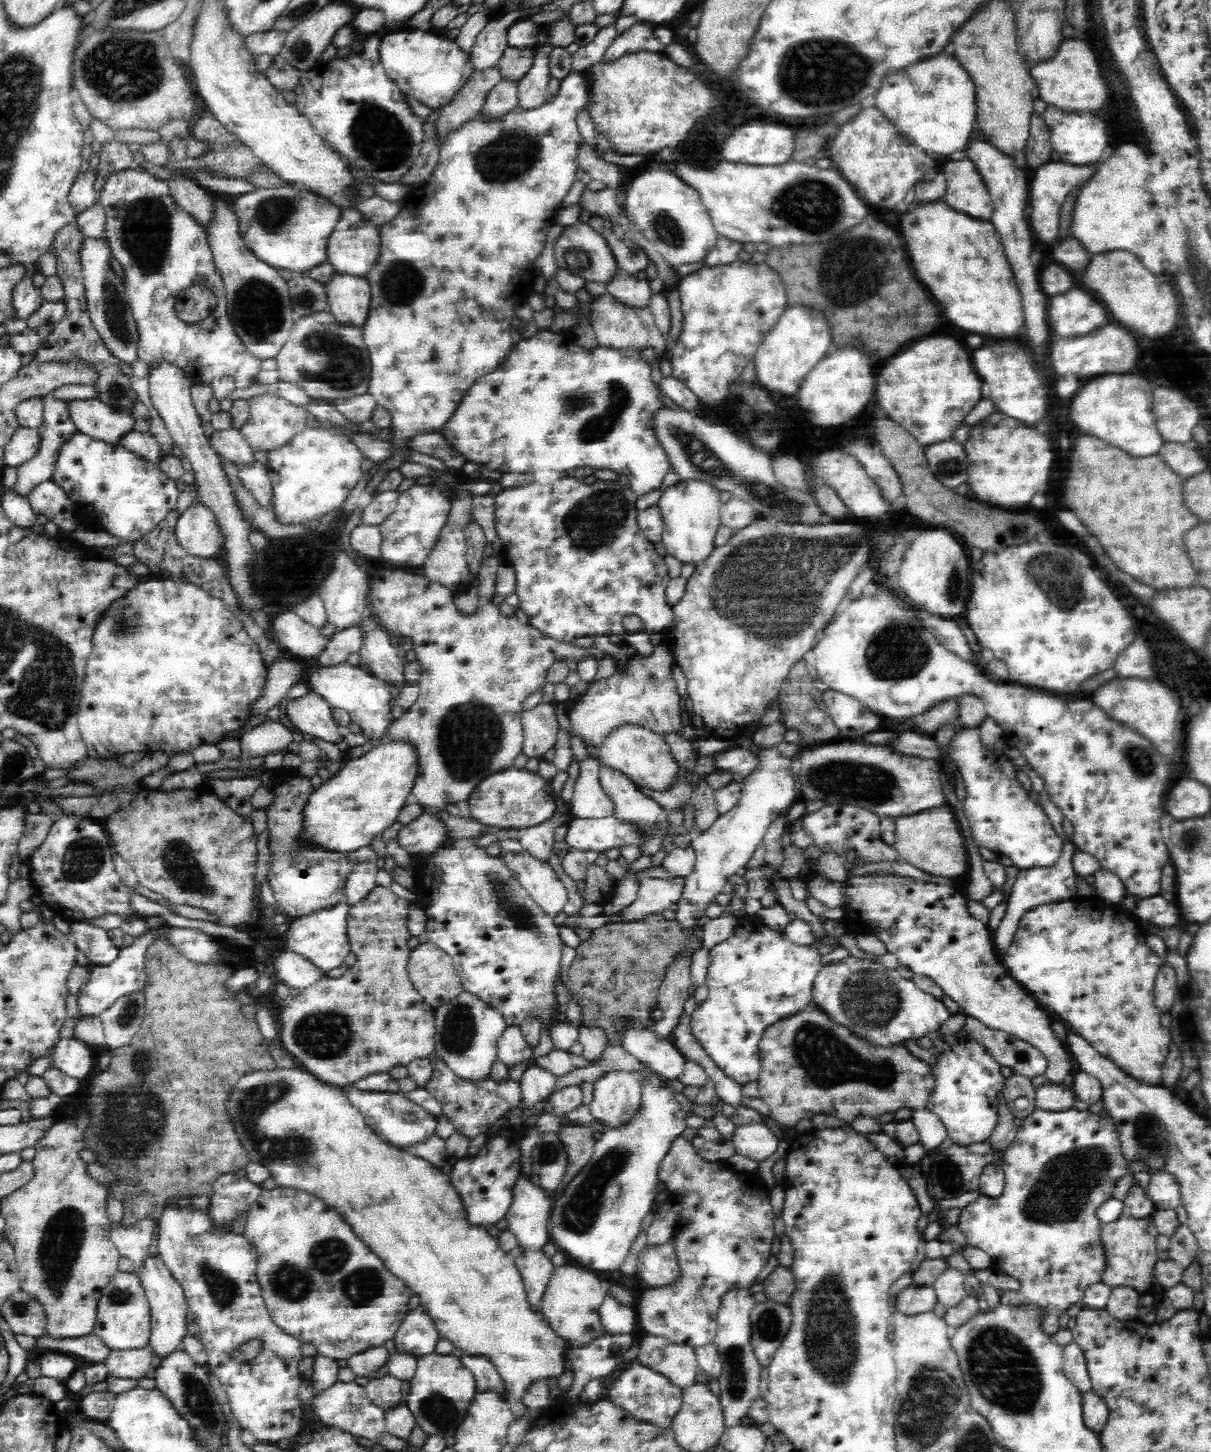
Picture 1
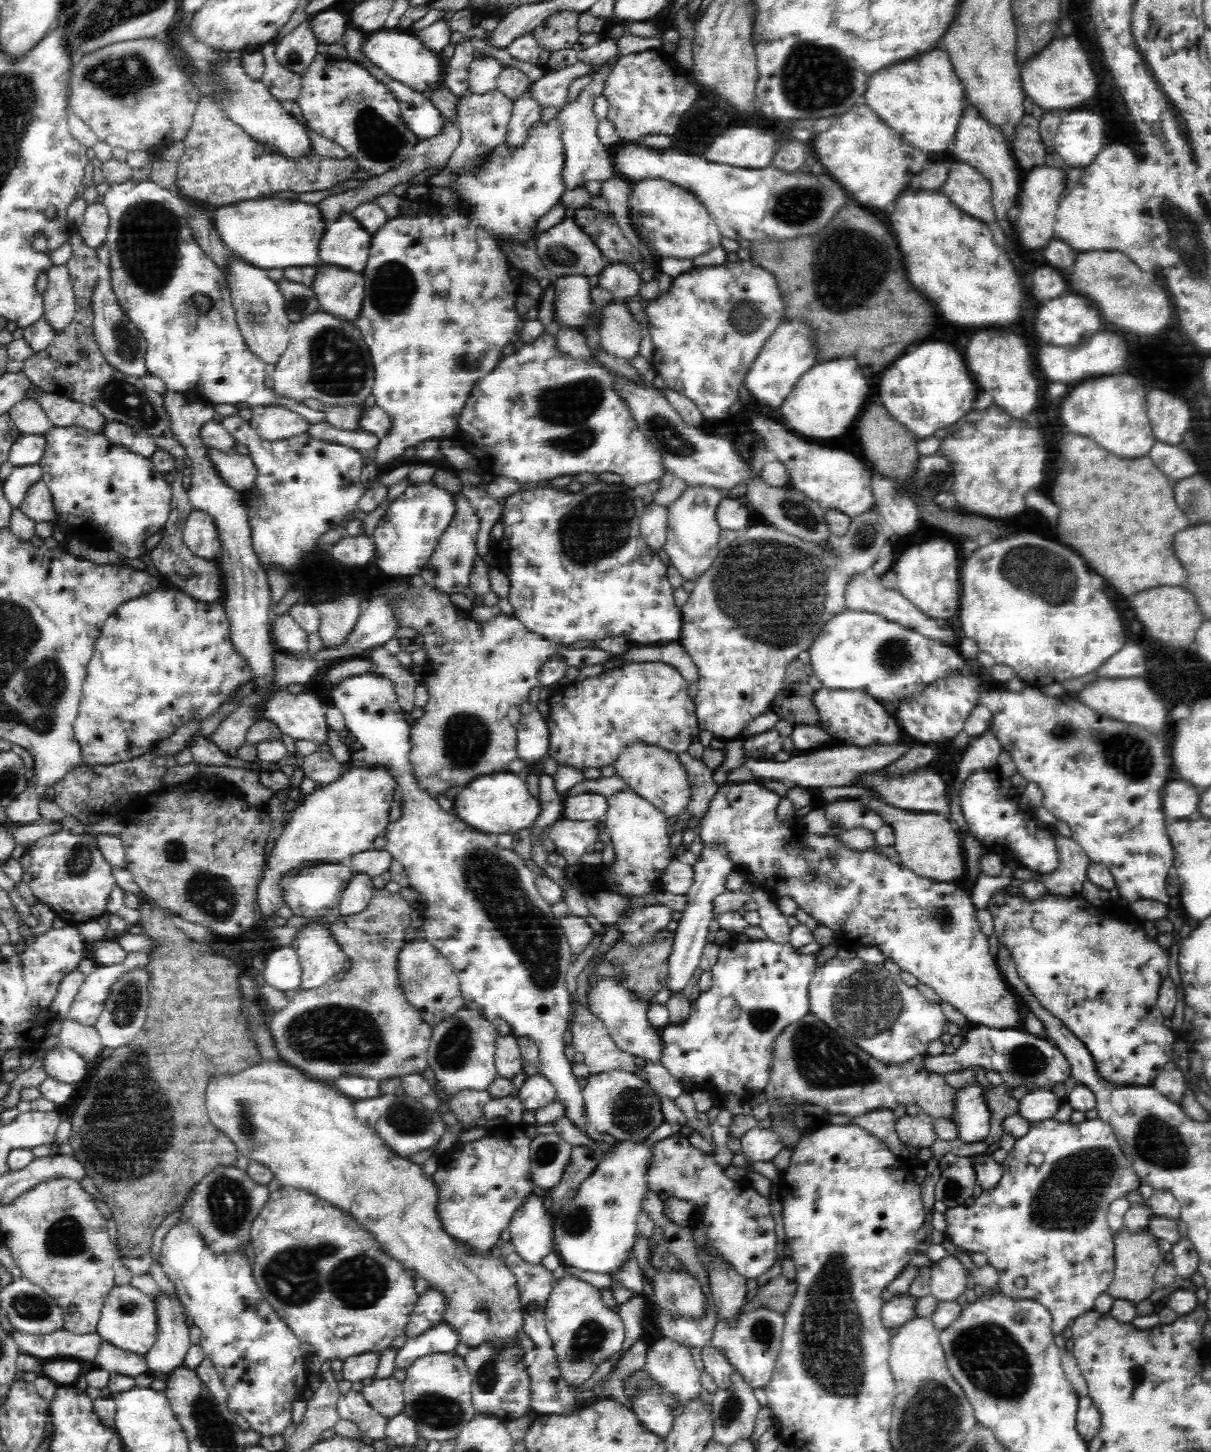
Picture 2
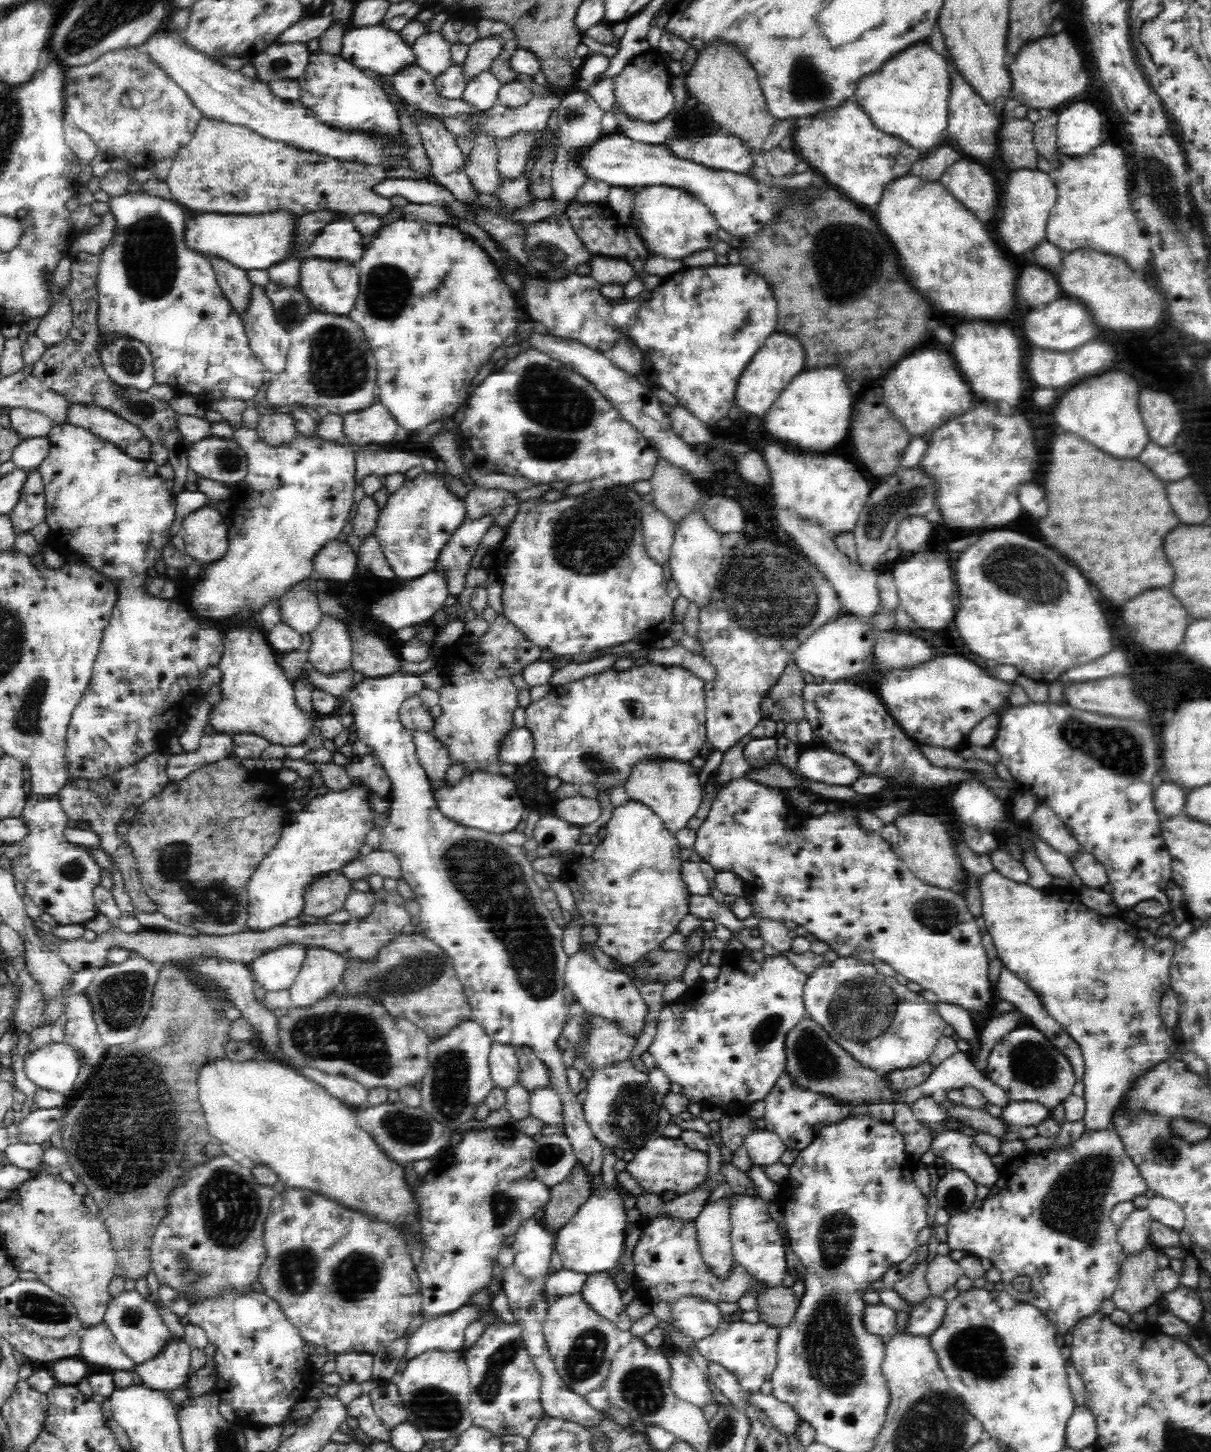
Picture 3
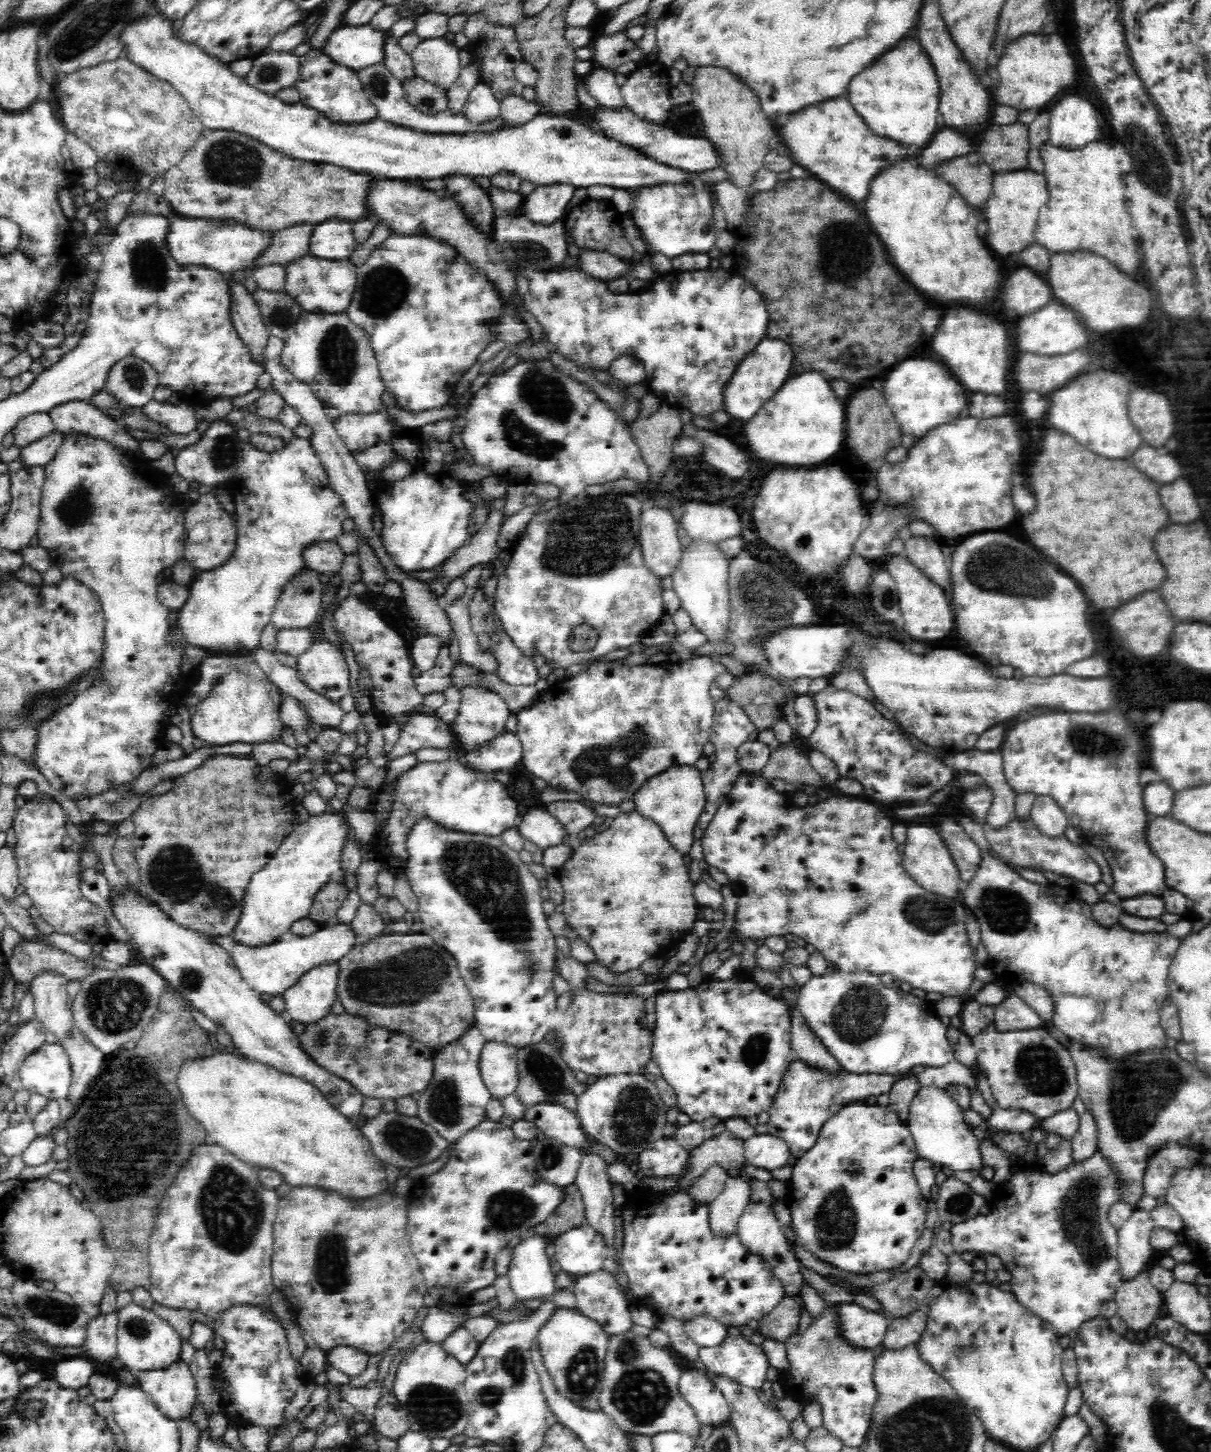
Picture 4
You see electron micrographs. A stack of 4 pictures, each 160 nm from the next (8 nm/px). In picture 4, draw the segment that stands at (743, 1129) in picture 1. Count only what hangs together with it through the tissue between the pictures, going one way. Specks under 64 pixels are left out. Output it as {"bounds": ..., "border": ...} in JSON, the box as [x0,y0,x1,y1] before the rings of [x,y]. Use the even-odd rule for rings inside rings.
{"bounds":[743,1133,791,1172],"border":[[[769,1133],[755,1134],[746,1139],[743,1153],[745,1163],[770,1172],[786,1166],[791,1156],[788,1145]]]}

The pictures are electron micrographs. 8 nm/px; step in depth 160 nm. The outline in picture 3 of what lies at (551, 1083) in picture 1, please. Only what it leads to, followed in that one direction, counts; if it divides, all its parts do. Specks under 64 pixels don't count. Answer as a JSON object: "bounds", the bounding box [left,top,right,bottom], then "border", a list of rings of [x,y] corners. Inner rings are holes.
{"bounds":[530,1087,564,1133],"border":[[[540,1087],[539,1089],[533,1090],[530,1093],[530,1115],[536,1119],[540,1119],[544,1126],[560,1126],[563,1128],[564,1133],[564,1115],[563,1115],[563,1104],[560,1095],[551,1087]]]}

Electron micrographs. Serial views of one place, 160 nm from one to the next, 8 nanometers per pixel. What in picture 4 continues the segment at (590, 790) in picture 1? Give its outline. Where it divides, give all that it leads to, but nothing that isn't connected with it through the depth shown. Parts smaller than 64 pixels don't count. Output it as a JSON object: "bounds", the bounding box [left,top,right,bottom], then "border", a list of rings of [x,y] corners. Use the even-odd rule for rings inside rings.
{"bounds":[544,801,597,835],"border":[[[578,801],[551,802],[544,804],[544,809],[562,823],[565,834],[577,835],[578,832],[582,832],[587,826],[590,826],[597,817],[592,809]]]}

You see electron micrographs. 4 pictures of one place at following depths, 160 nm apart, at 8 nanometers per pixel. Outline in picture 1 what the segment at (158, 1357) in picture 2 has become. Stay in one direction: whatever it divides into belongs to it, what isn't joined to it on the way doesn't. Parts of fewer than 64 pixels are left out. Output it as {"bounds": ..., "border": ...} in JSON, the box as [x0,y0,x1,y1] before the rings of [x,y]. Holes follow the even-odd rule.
{"bounds":[137,1255,189,1359],"border":[[[156,1255],[148,1257],[145,1263],[137,1270],[141,1285],[146,1291],[146,1296],[151,1308],[151,1336],[149,1348],[156,1357],[164,1359],[173,1351],[183,1350],[184,1338],[188,1336],[186,1312],[189,1306],[186,1302],[180,1283],[172,1278],[172,1273],[164,1266],[163,1259]]]}

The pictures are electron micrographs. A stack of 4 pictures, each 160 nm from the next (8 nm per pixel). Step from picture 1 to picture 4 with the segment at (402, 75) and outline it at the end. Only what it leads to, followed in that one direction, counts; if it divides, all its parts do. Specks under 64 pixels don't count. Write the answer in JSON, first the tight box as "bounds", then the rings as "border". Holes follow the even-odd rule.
{"bounds":[320,25,386,70],"border":[[[342,25],[324,39],[326,42],[320,50],[340,66],[358,70],[384,60],[386,35],[370,25]]]}

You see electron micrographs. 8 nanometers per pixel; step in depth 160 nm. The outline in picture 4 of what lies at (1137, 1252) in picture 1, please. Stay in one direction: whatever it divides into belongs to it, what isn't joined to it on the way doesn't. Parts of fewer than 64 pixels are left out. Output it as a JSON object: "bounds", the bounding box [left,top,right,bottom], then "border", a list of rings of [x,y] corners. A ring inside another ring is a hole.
{"bounds":[1112,1268,1163,1333],"border":[[[1145,1268],[1136,1278],[1124,1280],[1112,1298],[1118,1305],[1117,1315],[1135,1333],[1146,1333],[1158,1320],[1163,1306],[1163,1292],[1152,1286],[1149,1269]]]}

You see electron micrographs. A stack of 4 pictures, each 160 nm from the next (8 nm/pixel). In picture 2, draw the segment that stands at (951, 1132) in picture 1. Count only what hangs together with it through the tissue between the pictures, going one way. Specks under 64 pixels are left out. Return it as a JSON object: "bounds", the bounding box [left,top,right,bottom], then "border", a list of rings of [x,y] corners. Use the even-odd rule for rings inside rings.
{"bounds":[953,1083,991,1144],"border":[[[970,1083],[968,1087],[962,1087],[960,1090],[954,1090],[954,1112],[953,1112],[953,1122],[957,1126],[958,1138],[966,1144],[972,1144],[972,1142],[982,1142],[988,1138],[990,1132],[990,1122],[991,1114],[988,1113],[986,1095],[983,1094],[983,1088],[976,1086],[975,1083]]]}

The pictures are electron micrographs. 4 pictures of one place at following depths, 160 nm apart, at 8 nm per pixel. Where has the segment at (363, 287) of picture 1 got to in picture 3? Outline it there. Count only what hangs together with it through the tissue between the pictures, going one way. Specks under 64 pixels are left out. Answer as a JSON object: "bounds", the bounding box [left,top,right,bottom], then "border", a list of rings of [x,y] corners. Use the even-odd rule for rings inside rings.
{"bounds":[296,257,359,316],"border":[[[310,257],[300,261],[300,276],[296,288],[318,312],[346,316],[355,305],[359,290],[359,267],[348,261],[329,261]]]}

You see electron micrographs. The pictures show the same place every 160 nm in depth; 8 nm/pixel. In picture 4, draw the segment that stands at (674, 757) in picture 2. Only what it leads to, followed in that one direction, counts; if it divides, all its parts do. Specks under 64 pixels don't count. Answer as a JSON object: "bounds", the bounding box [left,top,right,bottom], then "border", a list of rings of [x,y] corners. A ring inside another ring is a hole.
{"bounds":[633,766,706,857],"border":[[[673,766],[653,775],[636,791],[633,801],[636,811],[652,819],[663,830],[668,842],[684,857],[690,856],[694,829],[706,804],[706,793],[701,771],[696,766]]]}

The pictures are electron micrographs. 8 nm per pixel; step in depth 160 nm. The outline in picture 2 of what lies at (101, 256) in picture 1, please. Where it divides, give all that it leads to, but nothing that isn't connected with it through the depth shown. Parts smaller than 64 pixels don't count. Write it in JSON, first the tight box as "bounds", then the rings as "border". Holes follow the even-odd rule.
{"bounds":[92,276,148,380],"border":[[[104,276],[104,278],[97,279],[93,289],[92,306],[94,313],[93,333],[106,363],[125,376],[142,380],[143,375],[148,375],[148,366],[146,365],[147,342],[136,328],[135,323],[124,314],[119,303],[116,302],[110,277]]]}

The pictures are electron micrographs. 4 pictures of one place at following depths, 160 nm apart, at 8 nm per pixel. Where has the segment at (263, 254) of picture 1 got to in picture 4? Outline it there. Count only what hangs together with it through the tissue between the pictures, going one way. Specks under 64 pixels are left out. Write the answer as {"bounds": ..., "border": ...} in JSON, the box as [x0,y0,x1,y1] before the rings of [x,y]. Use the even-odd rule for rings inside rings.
{"bounds":[167,216,272,275],"border":[[[174,216],[167,234],[167,247],[172,258],[183,267],[203,266],[223,275],[236,270],[246,274],[248,268],[254,264],[254,258],[260,256],[260,252],[268,246],[270,238],[272,232],[259,231],[232,219],[198,220]]]}

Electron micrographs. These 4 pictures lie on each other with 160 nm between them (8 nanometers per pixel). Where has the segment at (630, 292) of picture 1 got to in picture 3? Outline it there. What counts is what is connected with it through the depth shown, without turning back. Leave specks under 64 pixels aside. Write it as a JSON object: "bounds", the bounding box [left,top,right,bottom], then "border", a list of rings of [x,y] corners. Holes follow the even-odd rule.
{"bounds":[587,255,635,286],"border":[[[591,255],[591,260],[587,264],[591,270],[590,276],[601,285],[620,284],[624,286],[635,276],[632,265],[624,259]]]}

